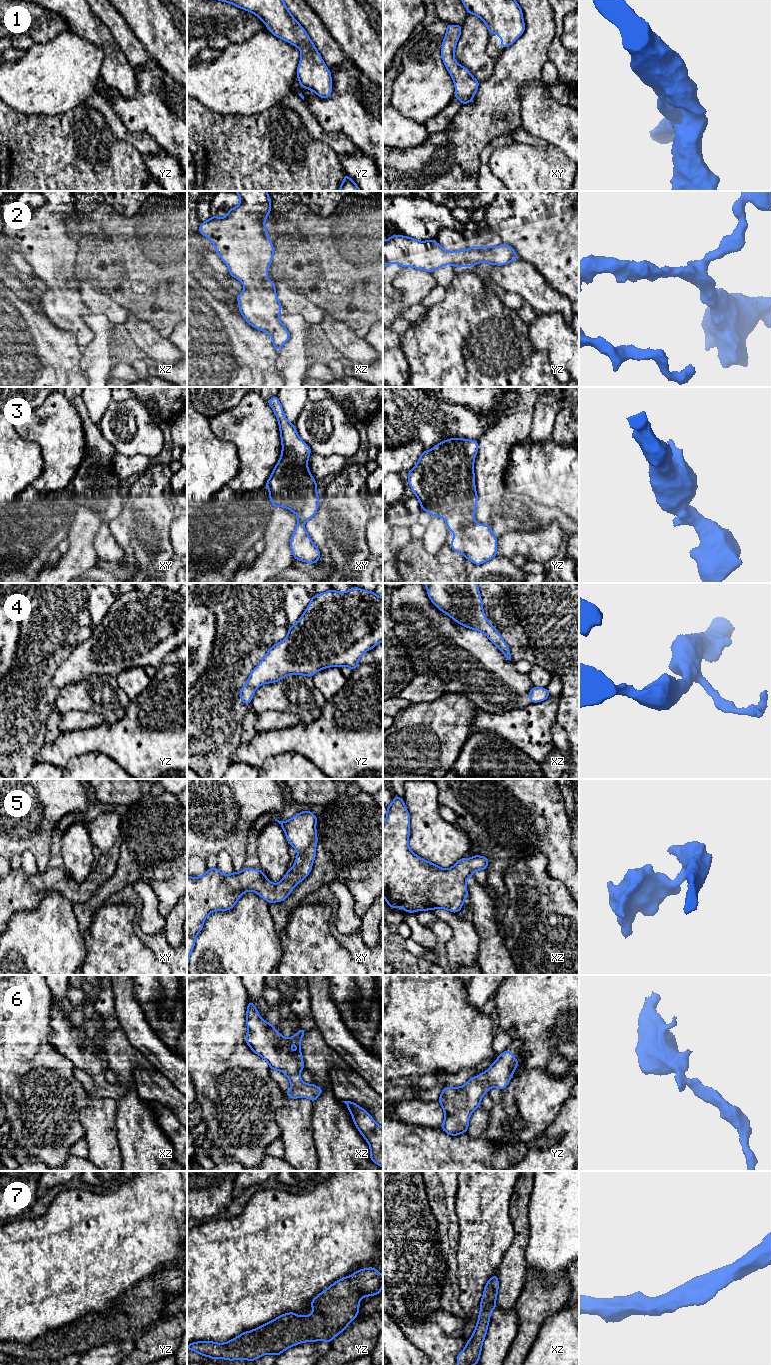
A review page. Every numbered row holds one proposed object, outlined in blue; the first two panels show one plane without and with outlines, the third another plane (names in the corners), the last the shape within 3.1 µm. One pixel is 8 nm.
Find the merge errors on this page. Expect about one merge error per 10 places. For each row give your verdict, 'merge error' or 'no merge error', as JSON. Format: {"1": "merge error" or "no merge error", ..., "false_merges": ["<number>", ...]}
{"1": "no merge error", "2": "no merge error", "3": "no merge error", "4": "no merge error", "5": "no merge error", "6": "no merge error", "7": "no merge error", "false_merges": []}

